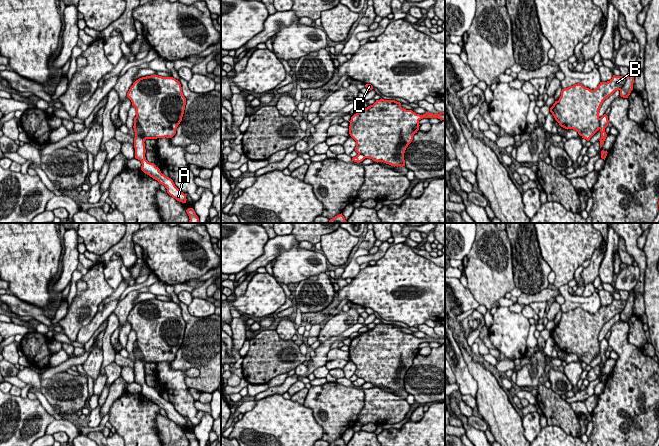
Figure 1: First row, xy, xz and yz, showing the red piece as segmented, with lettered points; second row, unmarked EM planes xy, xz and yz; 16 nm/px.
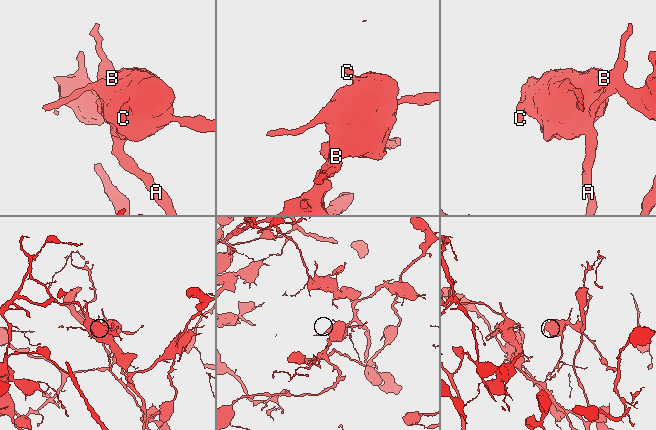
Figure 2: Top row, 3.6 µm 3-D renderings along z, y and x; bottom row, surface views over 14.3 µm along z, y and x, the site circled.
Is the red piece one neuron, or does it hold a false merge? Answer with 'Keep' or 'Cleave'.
Cleave

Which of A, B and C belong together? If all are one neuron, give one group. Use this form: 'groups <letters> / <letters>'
groups A / B C

